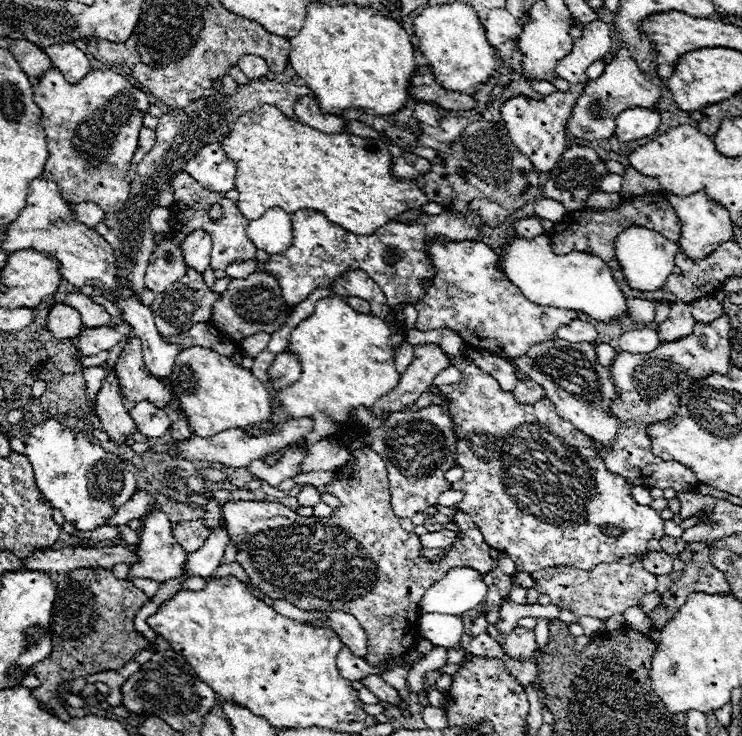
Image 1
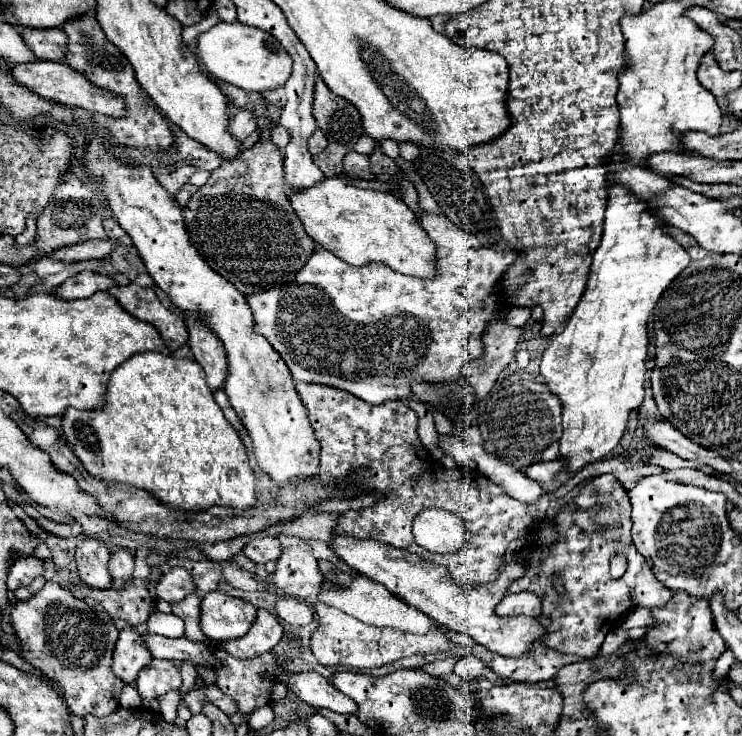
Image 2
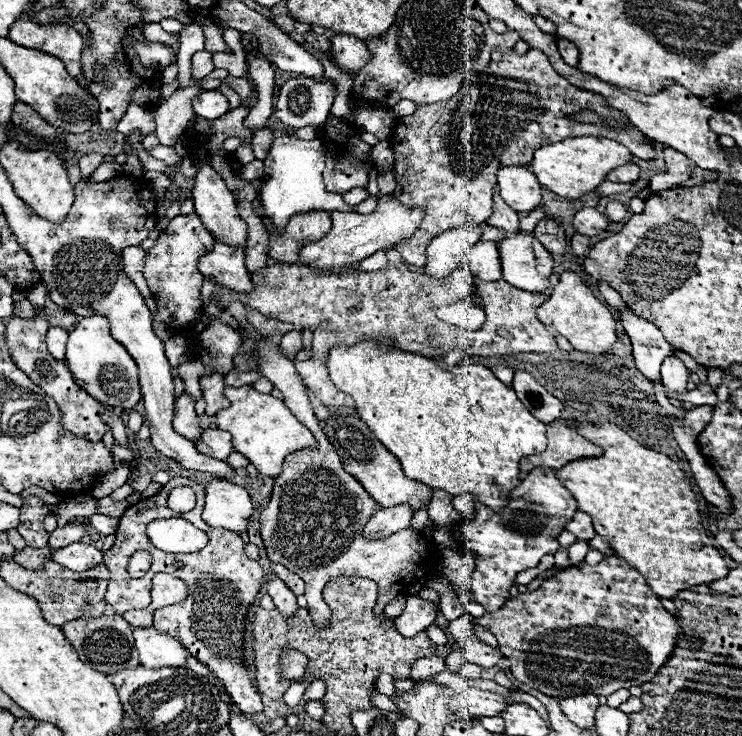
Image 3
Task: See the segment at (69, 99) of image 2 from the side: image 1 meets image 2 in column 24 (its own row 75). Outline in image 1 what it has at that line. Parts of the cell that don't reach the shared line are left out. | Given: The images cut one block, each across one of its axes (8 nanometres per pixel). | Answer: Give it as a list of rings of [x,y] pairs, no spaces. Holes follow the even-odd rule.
[[[54,44],[44,48],[44,52],[52,60],[54,68],[58,68],[72,84],[78,84],[92,70],[88,56],[74,44]]]

